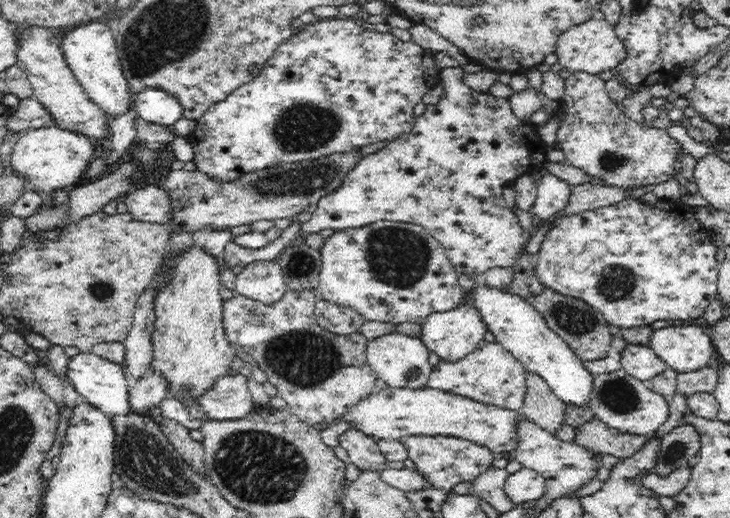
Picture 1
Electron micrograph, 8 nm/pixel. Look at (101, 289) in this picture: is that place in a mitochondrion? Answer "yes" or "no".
yes

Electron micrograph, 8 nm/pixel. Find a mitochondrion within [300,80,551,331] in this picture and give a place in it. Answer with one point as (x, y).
(397, 256)

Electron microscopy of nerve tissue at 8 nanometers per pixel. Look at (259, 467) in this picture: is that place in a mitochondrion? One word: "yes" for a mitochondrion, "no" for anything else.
yes

